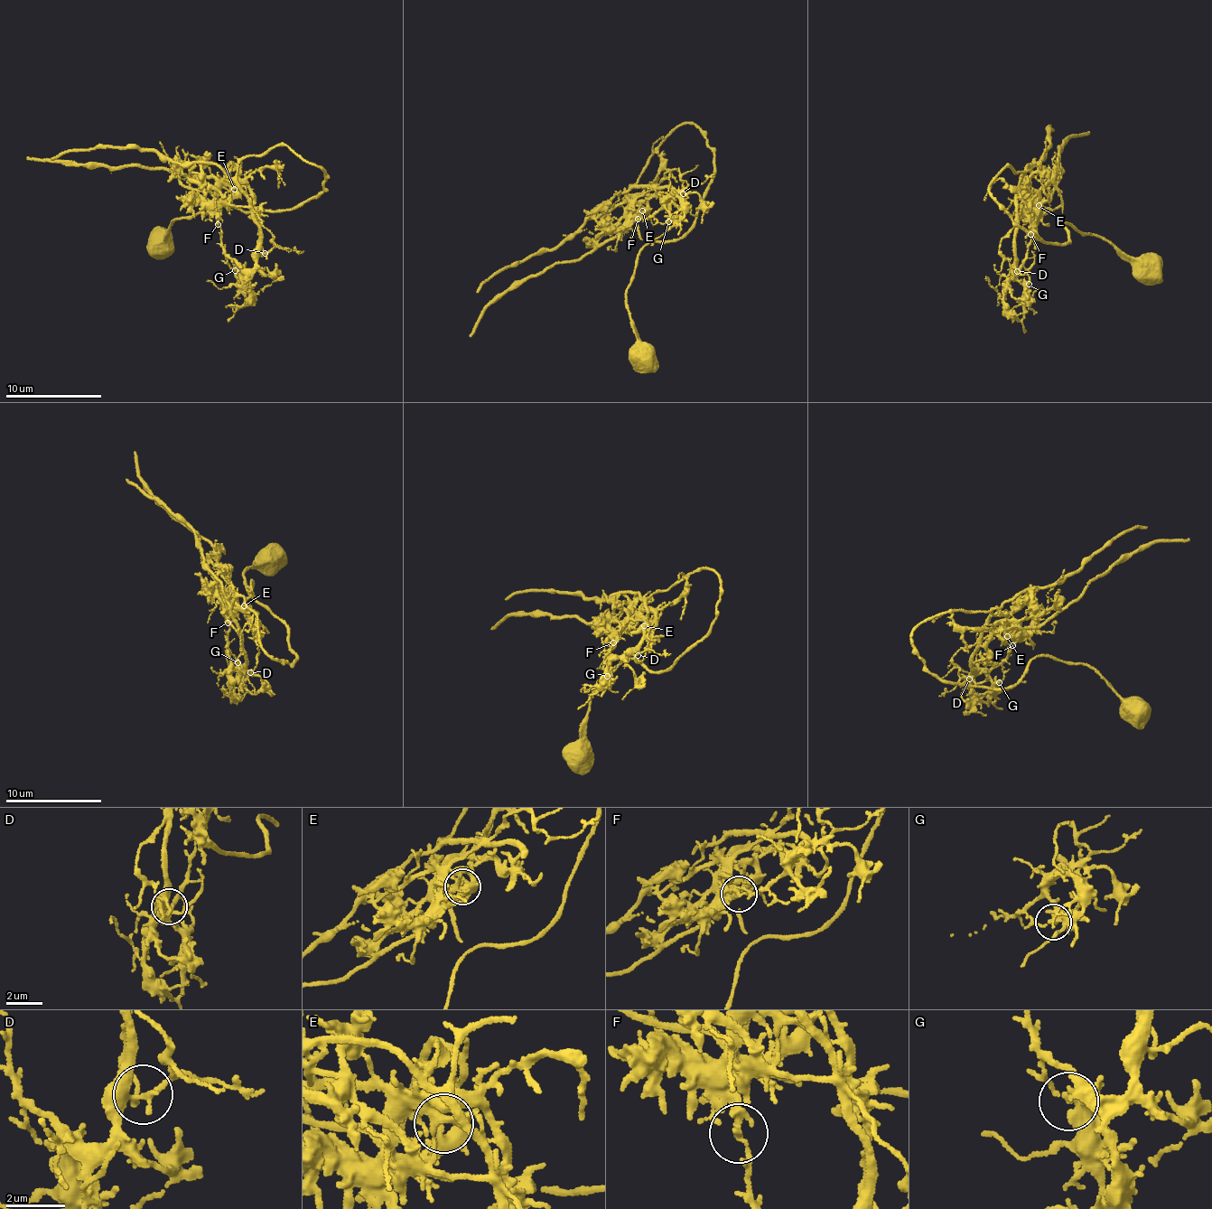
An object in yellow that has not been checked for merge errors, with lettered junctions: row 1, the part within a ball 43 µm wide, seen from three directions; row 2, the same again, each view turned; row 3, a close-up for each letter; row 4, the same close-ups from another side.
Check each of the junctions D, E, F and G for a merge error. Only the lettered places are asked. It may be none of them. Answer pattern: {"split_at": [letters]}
{"split_at": ["F"]}

